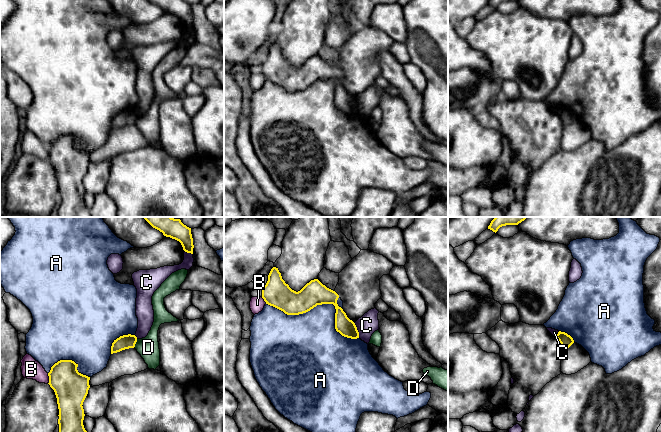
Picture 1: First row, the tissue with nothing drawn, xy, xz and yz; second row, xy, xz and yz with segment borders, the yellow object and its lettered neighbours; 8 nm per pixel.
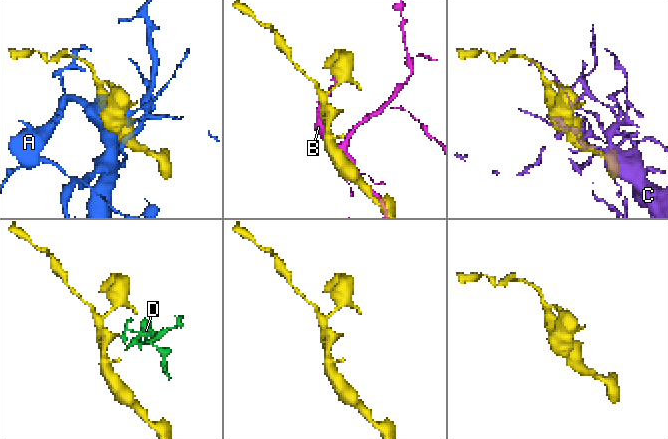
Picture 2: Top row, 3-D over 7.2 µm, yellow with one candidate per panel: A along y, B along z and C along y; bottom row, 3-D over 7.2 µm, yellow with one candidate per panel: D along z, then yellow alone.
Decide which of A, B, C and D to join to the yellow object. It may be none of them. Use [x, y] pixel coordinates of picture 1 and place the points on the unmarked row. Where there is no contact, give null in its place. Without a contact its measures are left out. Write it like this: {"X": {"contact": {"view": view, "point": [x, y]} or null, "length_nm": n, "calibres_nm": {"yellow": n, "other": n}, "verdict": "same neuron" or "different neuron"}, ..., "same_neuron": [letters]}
{"A": {"contact": {"view": "xz", "point": [323, 79]}, "length_nm": 800, "calibres_nm": {"yellow": 200, "other": 340}, "verdict": "different neuron"}, "B": {"contact": {"view": "xy", "point": [49, 154]}, "length_nm": 90, "calibres_nm": {"yellow": 280, "other": 160}, "verdict": "different neuron"}, "C": {"contact": {"view": "xz", "point": [357, 106]}, "length_nm": 140, "calibres_nm": {"yellow": 140, "other": 160}, "verdict": "different neuron"}, "D": {"contact": {"view": "xy", "point": [135, 119]}, "length_nm": 80, "calibres_nm": {"yellow": 110, "other": 170}, "verdict": "different neuron"}, "same_neuron": []}

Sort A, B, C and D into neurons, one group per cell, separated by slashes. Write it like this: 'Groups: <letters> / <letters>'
Groups: A / B / C / D

